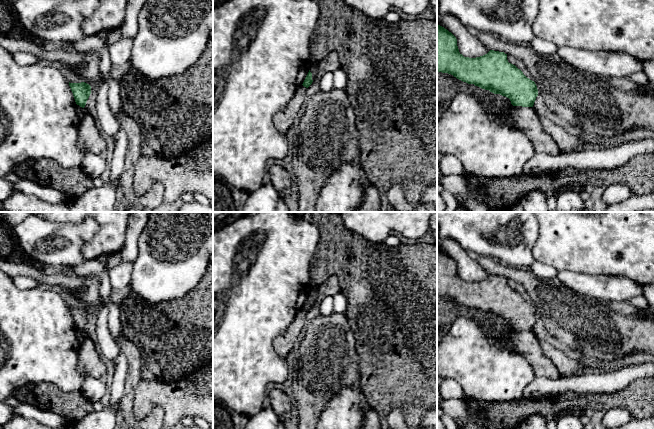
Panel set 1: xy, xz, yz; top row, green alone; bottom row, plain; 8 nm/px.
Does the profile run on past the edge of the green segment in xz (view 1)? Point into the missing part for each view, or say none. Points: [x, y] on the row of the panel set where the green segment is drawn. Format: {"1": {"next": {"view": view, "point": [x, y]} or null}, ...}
{"1": {"next": null}}

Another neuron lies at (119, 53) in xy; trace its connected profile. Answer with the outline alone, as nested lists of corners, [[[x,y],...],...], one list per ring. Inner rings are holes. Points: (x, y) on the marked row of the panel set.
[[[122,37],[112,45],[108,45],[108,55],[112,65],[120,66],[130,62],[133,39]]]

